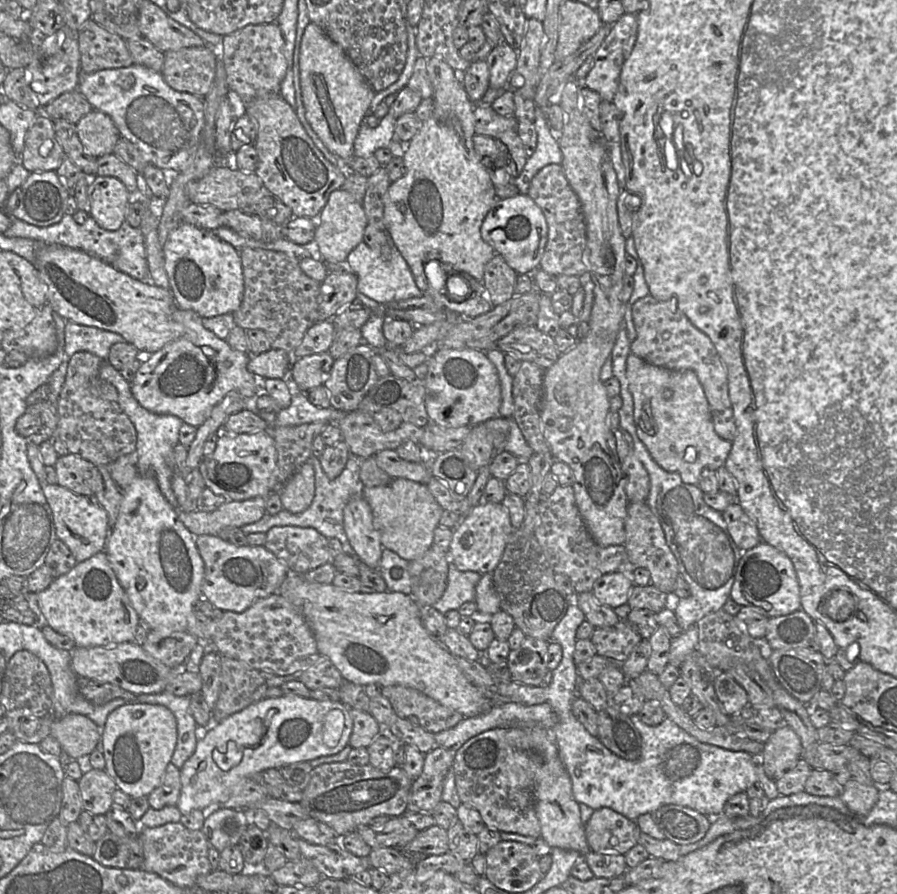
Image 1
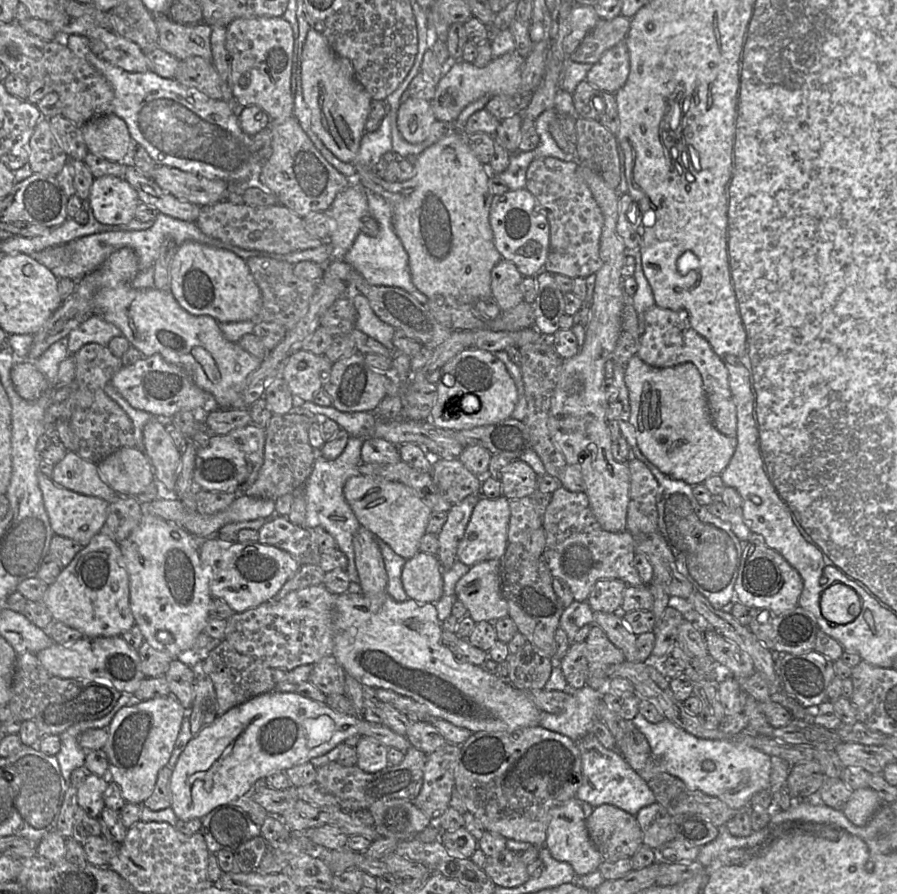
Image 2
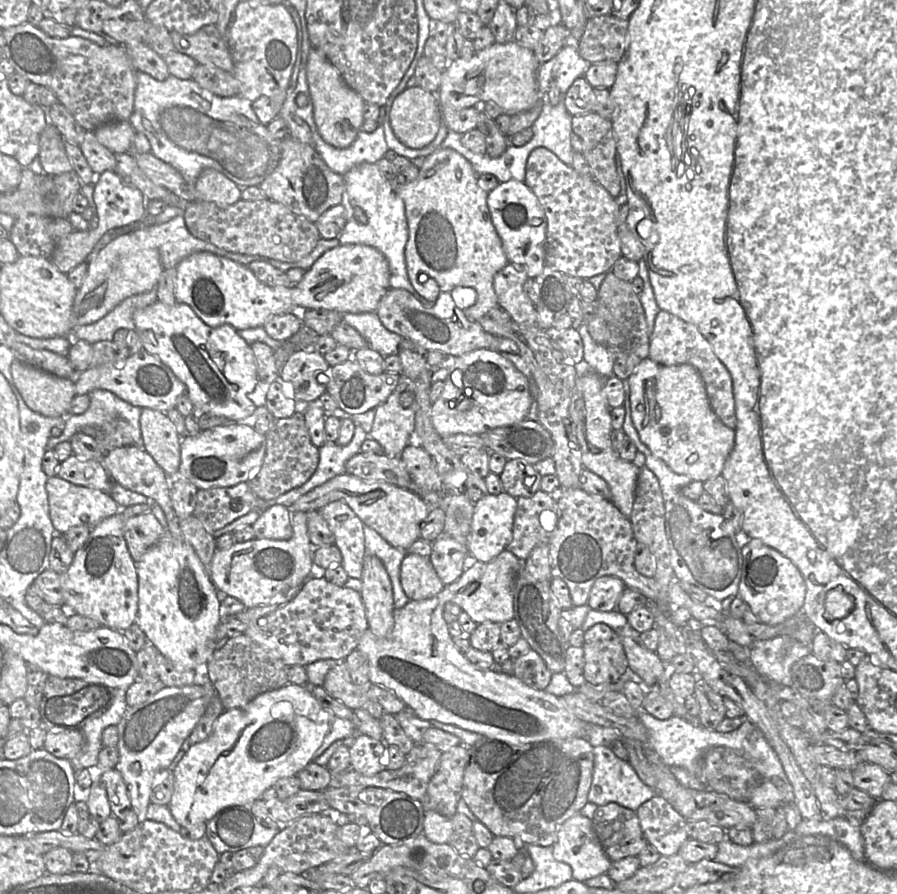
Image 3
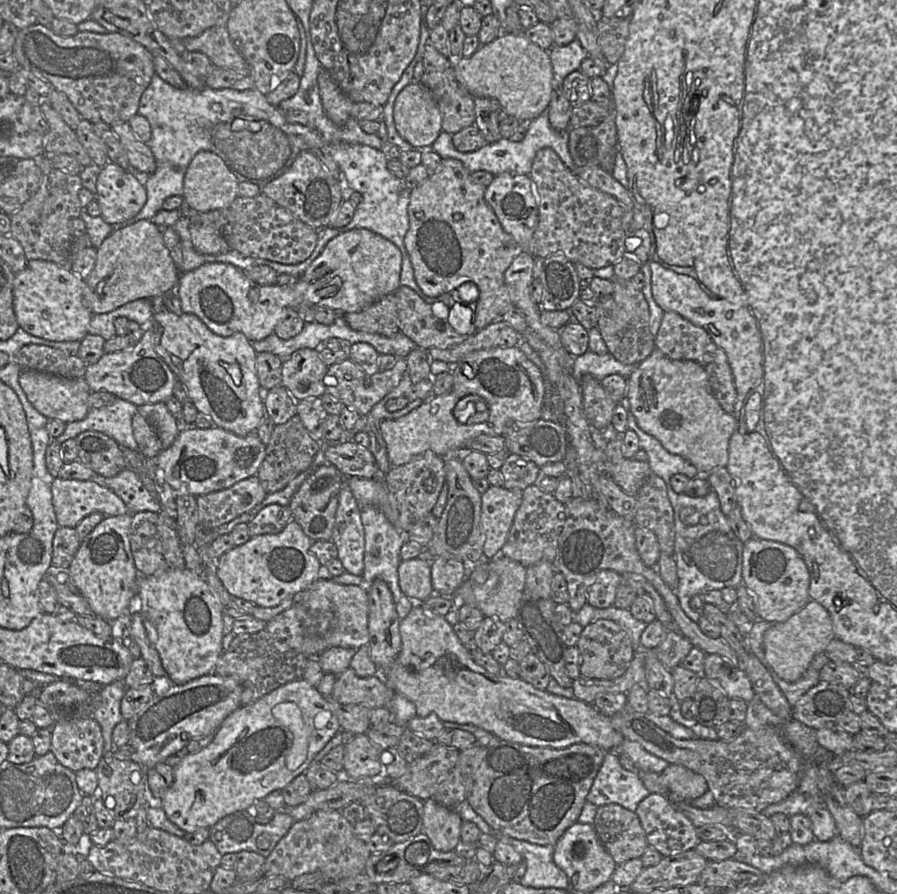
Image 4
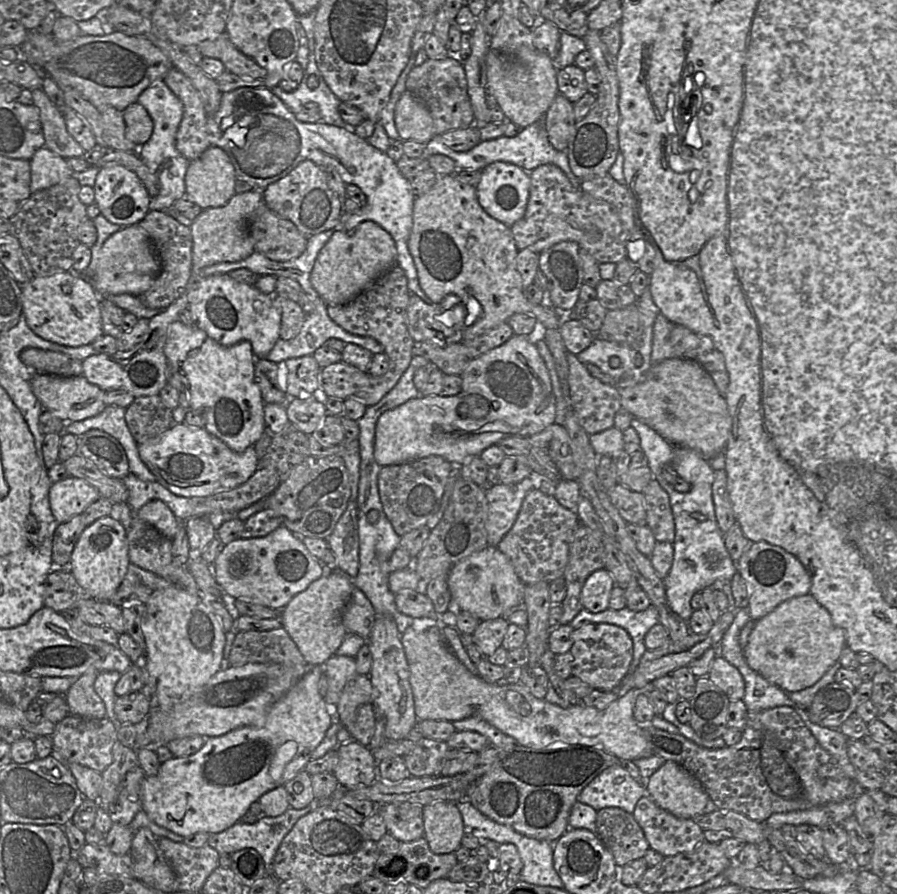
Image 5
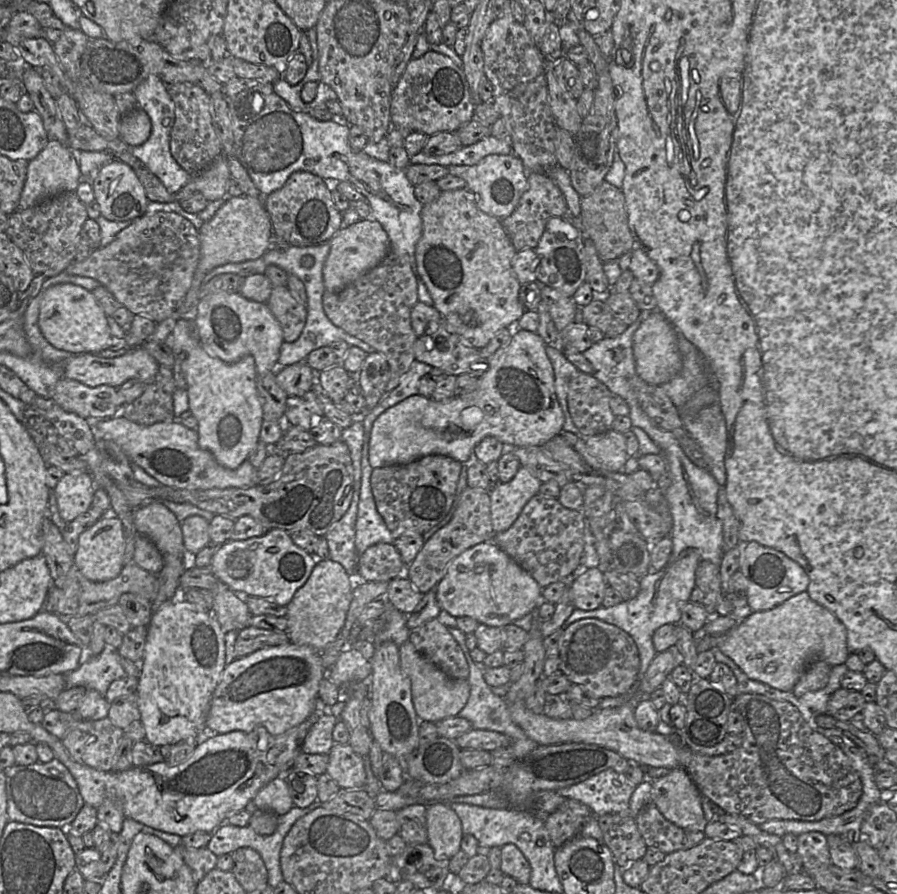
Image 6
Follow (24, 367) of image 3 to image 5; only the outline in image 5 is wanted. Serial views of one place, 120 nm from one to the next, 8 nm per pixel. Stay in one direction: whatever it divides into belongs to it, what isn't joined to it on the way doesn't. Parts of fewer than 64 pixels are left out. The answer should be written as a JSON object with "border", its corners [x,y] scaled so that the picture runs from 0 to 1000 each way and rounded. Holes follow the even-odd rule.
{"border":[[[42,417],[35,425],[35,434],[48,457],[71,472],[86,472],[107,465],[119,454],[116,449],[118,437],[106,430],[101,430],[93,419],[68,422]]]}

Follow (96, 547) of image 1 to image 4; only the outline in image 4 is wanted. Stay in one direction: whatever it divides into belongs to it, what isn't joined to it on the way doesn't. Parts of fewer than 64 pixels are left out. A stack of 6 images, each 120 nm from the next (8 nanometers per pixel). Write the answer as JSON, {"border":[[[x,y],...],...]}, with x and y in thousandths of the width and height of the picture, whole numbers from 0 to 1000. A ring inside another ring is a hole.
{"border":[[[61,534],[57,549],[67,589],[84,591],[93,579],[105,573],[116,577],[133,577],[145,573],[135,557],[113,538]]]}

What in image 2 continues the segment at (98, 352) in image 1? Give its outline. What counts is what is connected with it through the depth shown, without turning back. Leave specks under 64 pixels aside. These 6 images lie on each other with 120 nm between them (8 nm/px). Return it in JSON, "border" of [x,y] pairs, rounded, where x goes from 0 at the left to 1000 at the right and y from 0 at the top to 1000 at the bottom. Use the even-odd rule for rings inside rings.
{"border":[[[105,351],[77,372],[76,390],[78,397],[82,397],[96,385],[120,387],[125,378],[133,376],[137,376],[133,367]]]}

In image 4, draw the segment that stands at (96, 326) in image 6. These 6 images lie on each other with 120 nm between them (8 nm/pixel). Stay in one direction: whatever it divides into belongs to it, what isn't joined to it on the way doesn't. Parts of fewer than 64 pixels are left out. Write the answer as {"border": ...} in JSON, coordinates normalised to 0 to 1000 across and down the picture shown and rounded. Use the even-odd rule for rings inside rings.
{"border":[[[32,291],[29,299],[17,306],[14,317],[14,343],[19,361],[30,372],[57,381],[90,381],[97,374],[104,350],[98,343],[96,314],[84,308],[77,299],[69,299],[60,293],[50,291]]]}

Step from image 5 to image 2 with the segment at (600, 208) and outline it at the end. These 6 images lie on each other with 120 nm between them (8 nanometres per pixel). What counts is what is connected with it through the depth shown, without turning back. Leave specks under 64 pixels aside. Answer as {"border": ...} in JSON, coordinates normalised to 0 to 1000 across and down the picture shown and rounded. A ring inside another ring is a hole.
{"border":[[[619,176],[601,177],[592,181],[586,195],[586,211],[596,220],[606,236],[613,252],[613,276],[606,301],[614,306],[625,306],[634,311],[653,311],[664,306],[671,299],[668,276],[673,244],[656,207],[645,196],[645,181],[627,180]]]}

